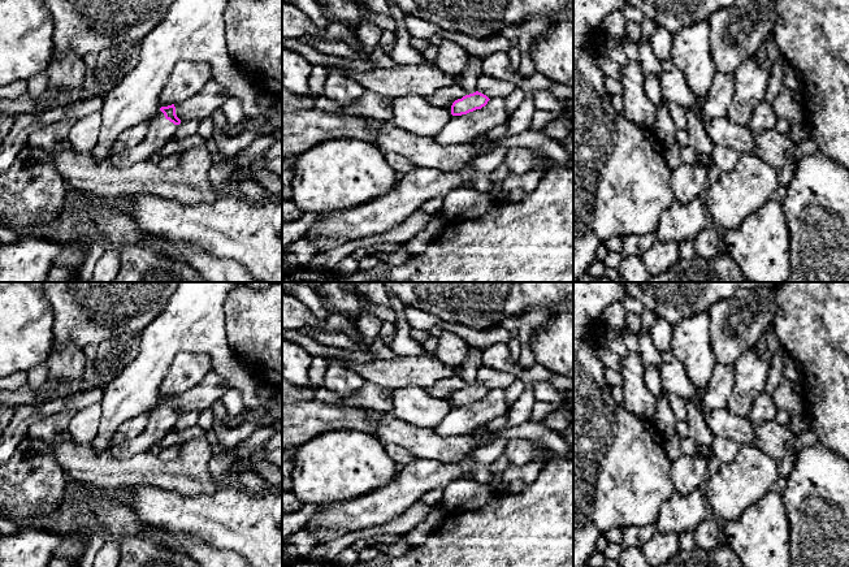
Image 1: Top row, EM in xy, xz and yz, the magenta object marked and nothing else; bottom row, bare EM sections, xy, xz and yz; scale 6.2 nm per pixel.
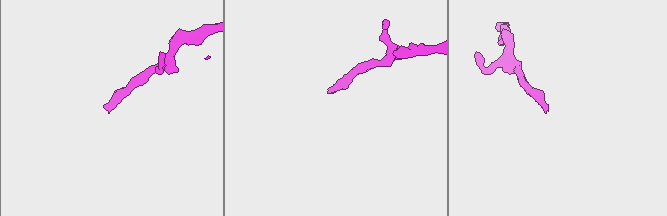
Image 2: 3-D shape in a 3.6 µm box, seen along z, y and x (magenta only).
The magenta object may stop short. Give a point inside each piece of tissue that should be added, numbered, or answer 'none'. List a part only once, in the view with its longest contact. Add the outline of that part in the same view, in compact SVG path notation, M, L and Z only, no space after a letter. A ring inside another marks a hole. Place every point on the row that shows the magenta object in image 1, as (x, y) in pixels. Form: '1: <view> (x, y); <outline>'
1: xy (160, 130); M161 111L150 121L148 133L137 146L122 152L111 155L109 160L117 168L129 168L138 161L146 161L156 152L164 150L165 143L173 139L178 125L165 118Z

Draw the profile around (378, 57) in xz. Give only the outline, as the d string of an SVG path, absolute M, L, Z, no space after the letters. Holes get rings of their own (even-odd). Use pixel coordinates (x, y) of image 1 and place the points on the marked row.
M381 42L367 56L367 60L369 60L374 66L382 68L382 69L400 66L393 60L391 55L389 55L384 51L384 46L381 44Z

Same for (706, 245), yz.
M707 226L694 239L696 255L711 259L719 254L720 230Z

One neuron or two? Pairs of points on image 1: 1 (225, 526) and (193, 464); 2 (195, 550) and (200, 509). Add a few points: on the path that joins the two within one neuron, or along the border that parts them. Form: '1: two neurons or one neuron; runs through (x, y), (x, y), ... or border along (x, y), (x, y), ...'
1: two neurons; border along (220, 485), (212, 493), (178, 494)
2: two neurons; border along (168, 531), (172, 533), (186, 533), (225, 550)

